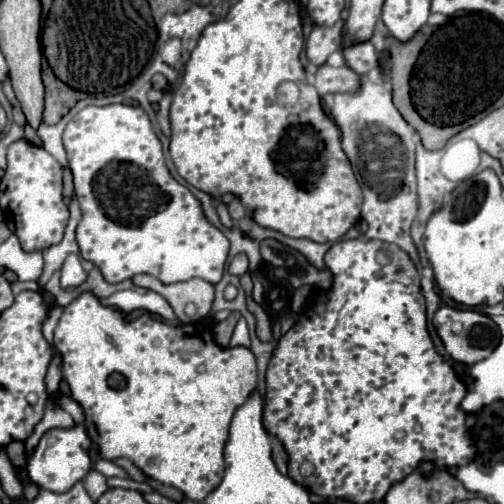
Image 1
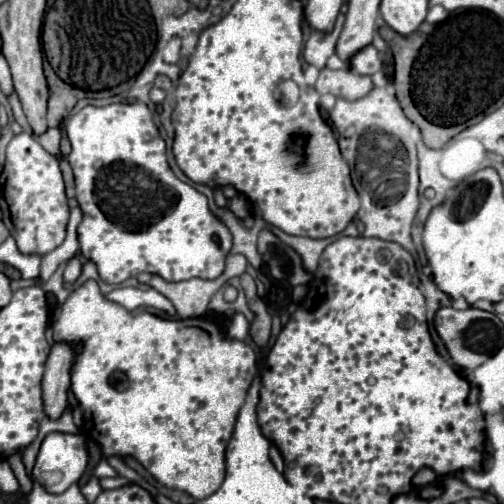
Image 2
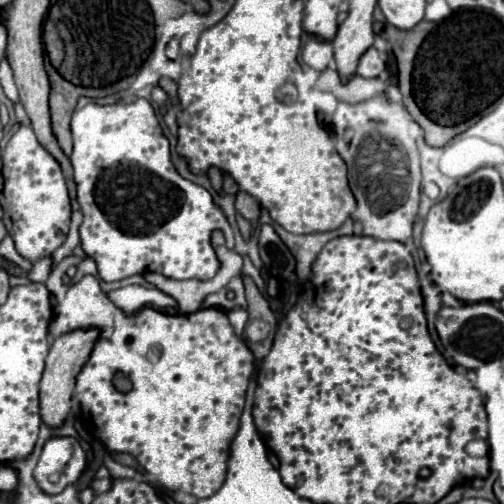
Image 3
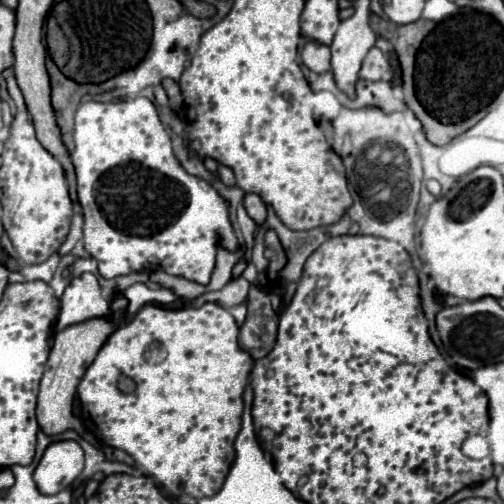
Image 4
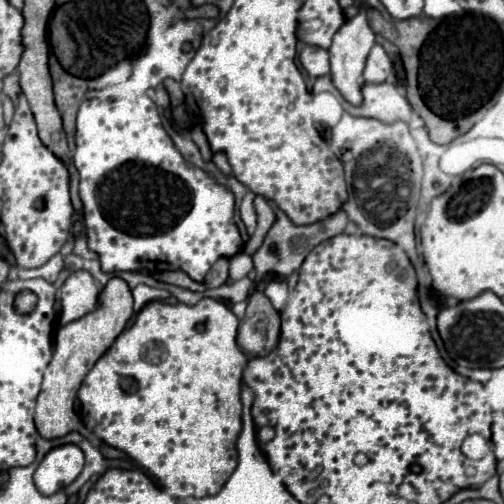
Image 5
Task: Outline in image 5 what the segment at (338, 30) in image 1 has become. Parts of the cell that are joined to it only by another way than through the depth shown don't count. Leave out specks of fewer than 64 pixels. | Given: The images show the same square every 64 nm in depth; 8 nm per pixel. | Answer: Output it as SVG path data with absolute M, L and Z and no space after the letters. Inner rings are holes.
M304 46L304 50L300 52L300 64L302 68L312 76L326 76L330 72L330 54L324 48L316 48L316 46Z

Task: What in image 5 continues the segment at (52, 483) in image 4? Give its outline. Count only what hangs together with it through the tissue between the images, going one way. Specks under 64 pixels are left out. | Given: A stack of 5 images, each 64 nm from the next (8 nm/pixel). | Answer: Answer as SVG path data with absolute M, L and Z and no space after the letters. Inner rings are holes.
M66 444L60 448L50 450L40 466L34 472L34 484L44 496L50 496L66 486L70 486L84 466L84 452L74 446Z

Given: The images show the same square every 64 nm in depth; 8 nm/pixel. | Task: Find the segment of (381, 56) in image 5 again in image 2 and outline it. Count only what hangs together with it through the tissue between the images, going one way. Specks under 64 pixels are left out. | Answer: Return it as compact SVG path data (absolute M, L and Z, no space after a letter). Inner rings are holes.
M374 46L362 48L358 54L354 54L350 58L350 70L354 70L356 74L362 74L362 76L372 76L372 74L380 72L382 60L378 56L378 50Z

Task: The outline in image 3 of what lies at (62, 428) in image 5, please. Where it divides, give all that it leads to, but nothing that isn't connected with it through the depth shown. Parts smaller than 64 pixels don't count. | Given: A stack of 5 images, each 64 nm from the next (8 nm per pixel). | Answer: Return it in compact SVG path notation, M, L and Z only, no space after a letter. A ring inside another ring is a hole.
M98 328L88 330L72 330L62 336L58 336L50 348L50 354L46 358L44 376L40 380L40 418L48 428L60 428L64 426L70 408L72 408L72 394L74 394L74 382L78 372L88 362L88 356L100 336Z

